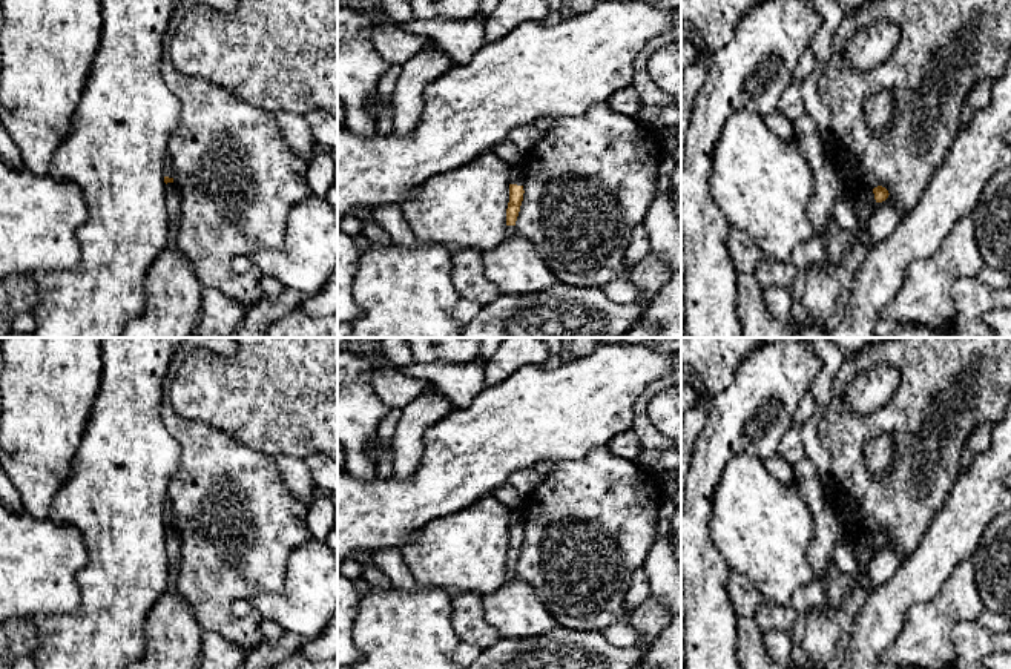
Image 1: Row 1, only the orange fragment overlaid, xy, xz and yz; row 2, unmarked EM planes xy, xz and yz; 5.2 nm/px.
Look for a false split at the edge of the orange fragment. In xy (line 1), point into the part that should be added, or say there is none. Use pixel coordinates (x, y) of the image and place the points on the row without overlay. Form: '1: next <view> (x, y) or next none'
1: next xy (167, 507)

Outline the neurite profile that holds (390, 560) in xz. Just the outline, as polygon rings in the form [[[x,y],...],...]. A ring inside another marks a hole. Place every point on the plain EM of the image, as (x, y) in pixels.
[[[388,548],[371,552],[376,566],[387,574],[391,585],[399,589],[439,589],[434,585],[419,583],[407,568],[400,549]]]

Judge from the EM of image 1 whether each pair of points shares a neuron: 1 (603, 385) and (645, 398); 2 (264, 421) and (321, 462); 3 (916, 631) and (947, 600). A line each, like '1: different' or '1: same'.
1: different
2: different
3: same

